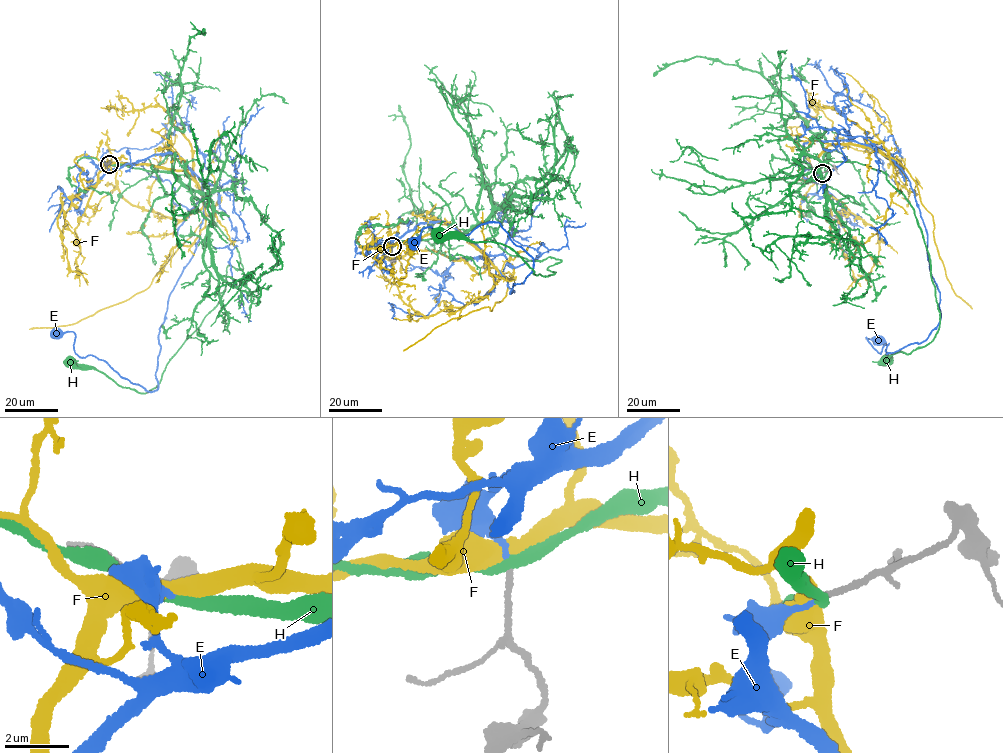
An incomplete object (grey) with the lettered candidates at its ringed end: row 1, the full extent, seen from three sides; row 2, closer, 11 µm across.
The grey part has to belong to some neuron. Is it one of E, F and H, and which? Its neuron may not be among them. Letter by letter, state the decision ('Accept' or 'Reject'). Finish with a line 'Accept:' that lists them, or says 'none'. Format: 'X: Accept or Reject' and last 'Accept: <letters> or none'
E: Accept
F: Reject
H: Reject
Accept: E

